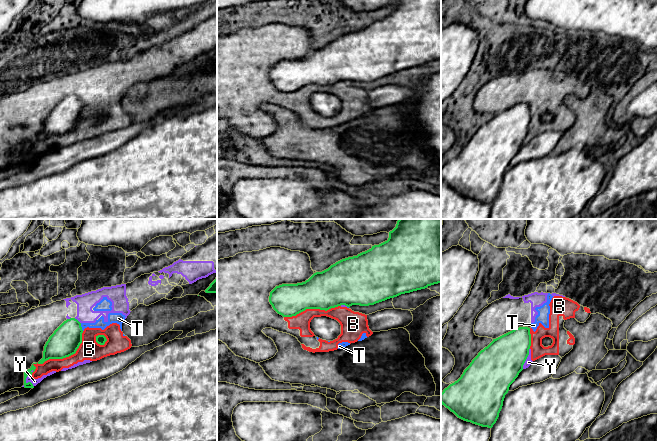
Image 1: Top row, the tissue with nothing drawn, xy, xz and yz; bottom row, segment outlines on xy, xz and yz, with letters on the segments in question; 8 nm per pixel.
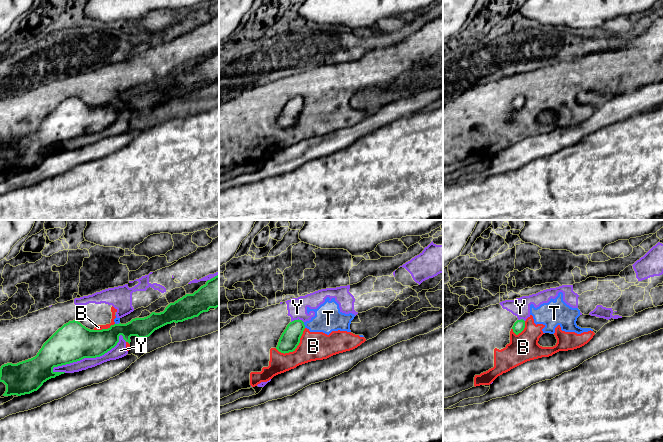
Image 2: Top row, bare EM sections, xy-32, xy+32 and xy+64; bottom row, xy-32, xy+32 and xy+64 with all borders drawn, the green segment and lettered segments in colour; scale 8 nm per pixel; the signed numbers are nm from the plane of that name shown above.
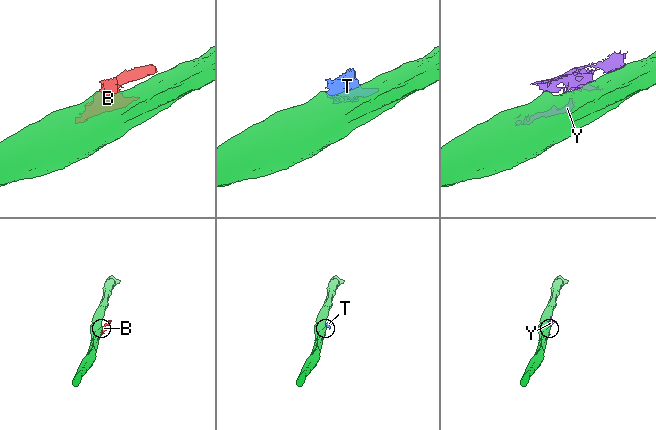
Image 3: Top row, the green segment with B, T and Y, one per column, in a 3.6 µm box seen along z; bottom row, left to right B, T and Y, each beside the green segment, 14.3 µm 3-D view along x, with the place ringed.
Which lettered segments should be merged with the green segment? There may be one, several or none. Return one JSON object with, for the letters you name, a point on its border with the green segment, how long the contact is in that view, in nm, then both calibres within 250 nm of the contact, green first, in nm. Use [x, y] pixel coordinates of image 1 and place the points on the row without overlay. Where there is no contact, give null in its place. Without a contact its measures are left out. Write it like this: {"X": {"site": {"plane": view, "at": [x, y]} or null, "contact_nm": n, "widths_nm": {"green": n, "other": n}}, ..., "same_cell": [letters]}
{"same_cell": []}

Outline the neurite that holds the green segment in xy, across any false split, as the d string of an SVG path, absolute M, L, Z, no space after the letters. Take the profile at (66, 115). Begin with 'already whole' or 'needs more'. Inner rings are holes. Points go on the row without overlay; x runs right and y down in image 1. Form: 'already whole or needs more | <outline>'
already whole | M70 94L64 97L49 113L44 122L43 134L38 140L49 135L63 135L76 129L82 119L81 99Z

